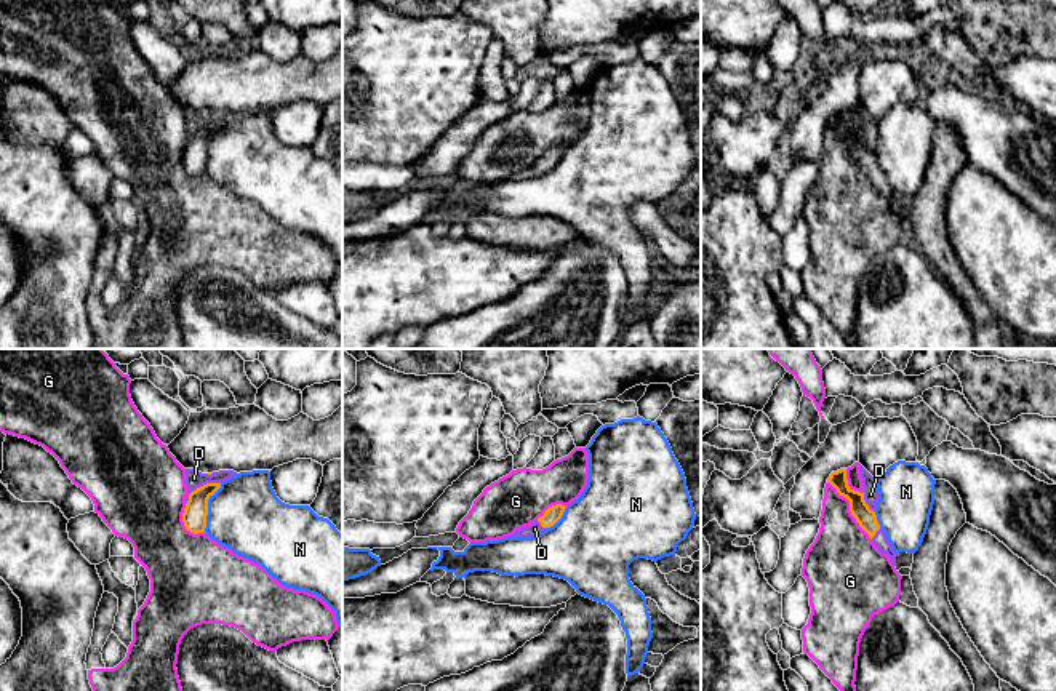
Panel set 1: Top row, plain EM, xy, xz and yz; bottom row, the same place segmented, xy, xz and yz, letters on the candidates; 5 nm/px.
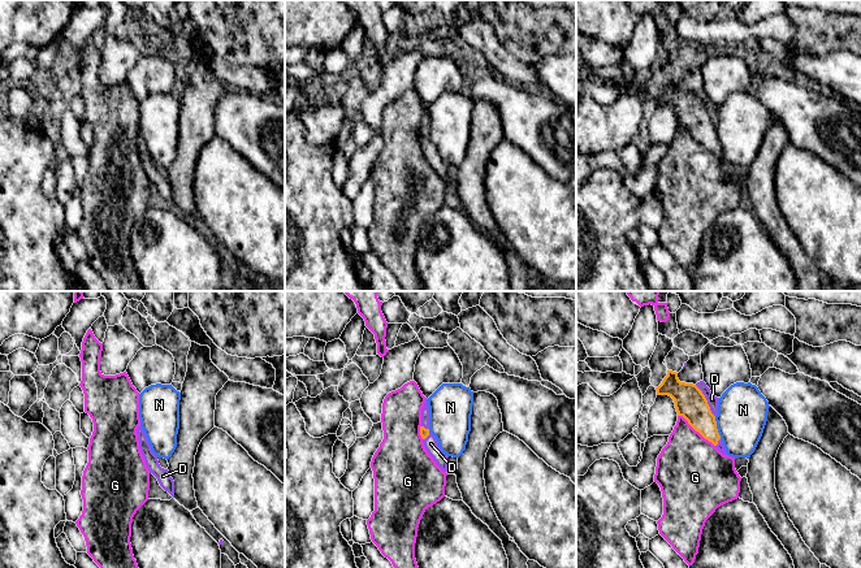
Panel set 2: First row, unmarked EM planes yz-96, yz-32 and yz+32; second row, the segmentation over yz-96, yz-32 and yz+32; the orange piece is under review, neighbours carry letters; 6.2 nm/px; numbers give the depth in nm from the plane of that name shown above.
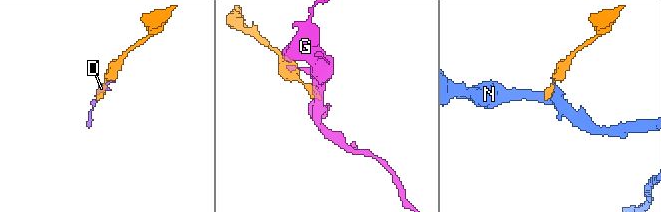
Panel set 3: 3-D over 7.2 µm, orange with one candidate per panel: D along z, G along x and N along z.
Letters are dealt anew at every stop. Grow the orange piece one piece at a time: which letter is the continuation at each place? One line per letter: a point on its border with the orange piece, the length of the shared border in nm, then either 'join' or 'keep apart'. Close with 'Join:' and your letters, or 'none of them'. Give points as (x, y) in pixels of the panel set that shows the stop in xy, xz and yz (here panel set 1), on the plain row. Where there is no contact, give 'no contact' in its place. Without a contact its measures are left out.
D: meets orange in xy at (200, 128); contact 200 nm long; join
G: meets orange in yz at (850, 152); contact 360 nm long; keep apart
N: meets orange in xy at (207, 149); contact 260 nm long; keep apart
Join: D

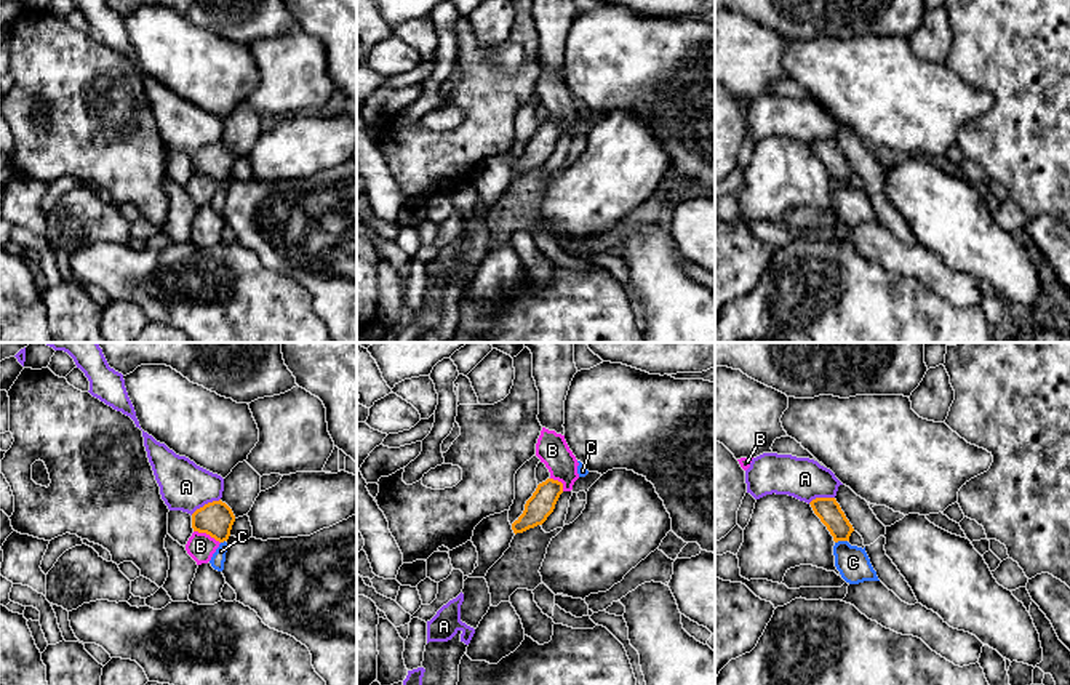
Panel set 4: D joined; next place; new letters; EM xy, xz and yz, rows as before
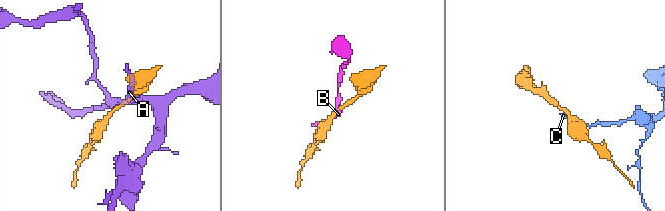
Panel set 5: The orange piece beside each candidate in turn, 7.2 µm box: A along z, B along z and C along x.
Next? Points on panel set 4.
A: meets orange in xy at (205, 146); contact 170 nm long; keep apart
B: meets orange in xy at (207, 175); contact 150 nm long; keep apart
C: meets orange in yz at (840, 181); contact 70 nm long; keep apart
Join: none of them

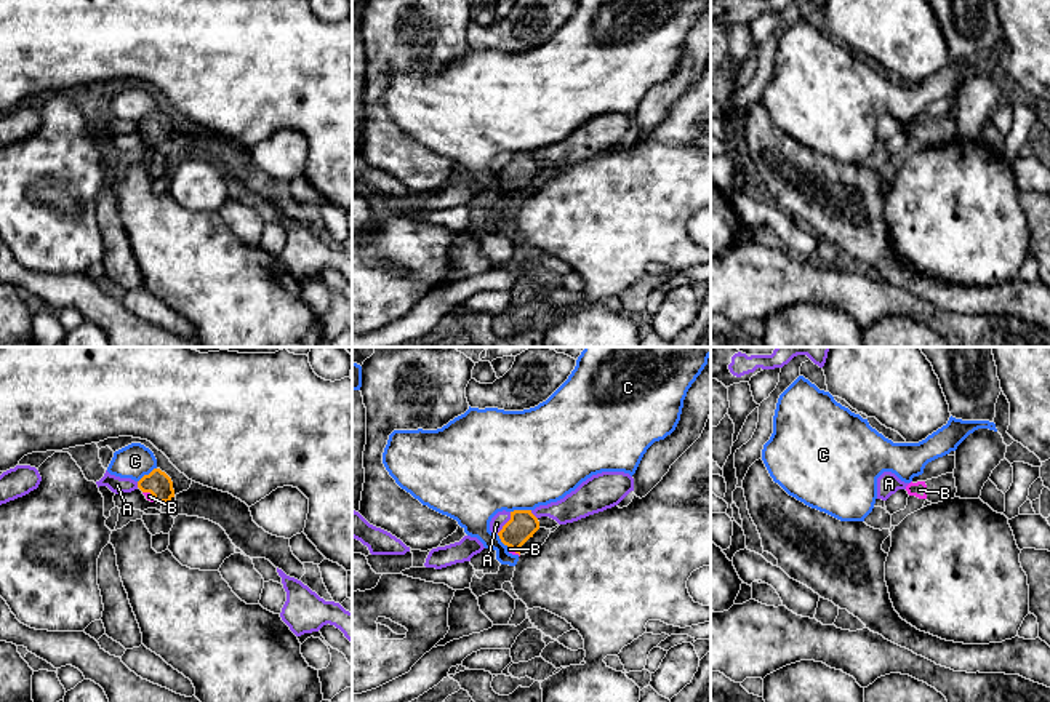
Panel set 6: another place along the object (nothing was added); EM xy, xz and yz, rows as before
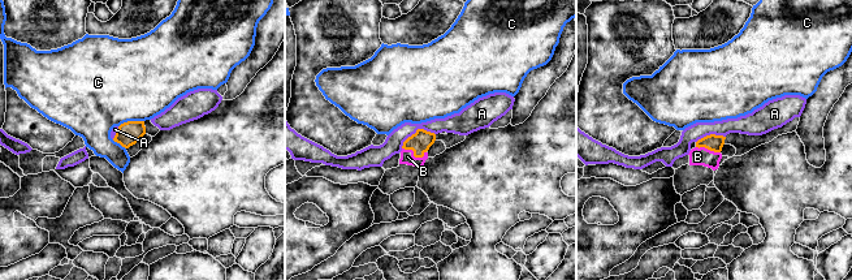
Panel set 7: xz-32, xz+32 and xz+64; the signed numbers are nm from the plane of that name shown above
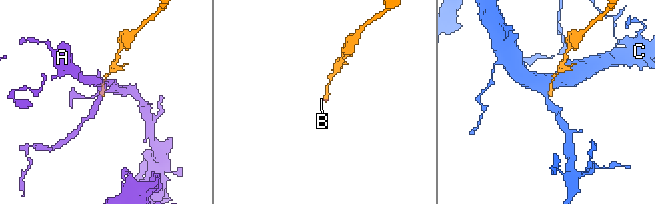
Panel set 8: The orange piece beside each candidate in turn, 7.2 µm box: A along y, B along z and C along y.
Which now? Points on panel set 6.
A: meets orange in xz at (506, 165); contact 130 nm long; keep apart
B: meets orange in xy at (151, 135); contact 110 nm long; join
C: meets orange in xz at (520, 152); contact 110 nm long; keep apart
Join: B

